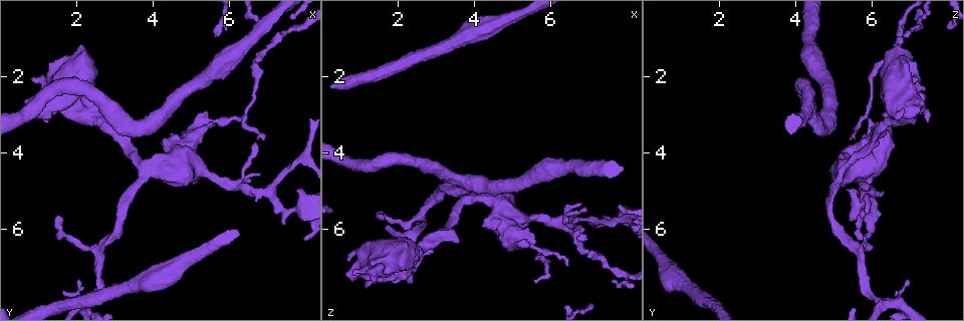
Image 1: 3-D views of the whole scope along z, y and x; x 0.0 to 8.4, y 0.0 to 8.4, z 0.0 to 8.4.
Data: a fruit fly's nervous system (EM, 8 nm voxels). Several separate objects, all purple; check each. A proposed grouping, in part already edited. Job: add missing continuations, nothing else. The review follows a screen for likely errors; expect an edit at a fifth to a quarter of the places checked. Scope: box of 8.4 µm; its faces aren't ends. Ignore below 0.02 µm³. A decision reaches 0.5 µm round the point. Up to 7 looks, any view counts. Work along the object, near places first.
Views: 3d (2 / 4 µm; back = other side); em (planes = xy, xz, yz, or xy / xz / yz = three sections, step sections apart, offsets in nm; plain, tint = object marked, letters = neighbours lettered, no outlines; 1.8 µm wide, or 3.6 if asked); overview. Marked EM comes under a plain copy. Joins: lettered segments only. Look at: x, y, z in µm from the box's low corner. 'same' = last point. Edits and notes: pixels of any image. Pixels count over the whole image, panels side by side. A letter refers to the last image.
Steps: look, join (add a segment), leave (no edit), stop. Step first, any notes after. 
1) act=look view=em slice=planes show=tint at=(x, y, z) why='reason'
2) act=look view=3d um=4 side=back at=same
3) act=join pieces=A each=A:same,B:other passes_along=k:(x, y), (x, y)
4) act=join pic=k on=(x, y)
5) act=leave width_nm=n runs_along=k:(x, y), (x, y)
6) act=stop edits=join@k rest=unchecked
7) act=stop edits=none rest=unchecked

act=look view=em slice=planes show=letters at=(1.20, 3.20, 7.50) why='an open end'

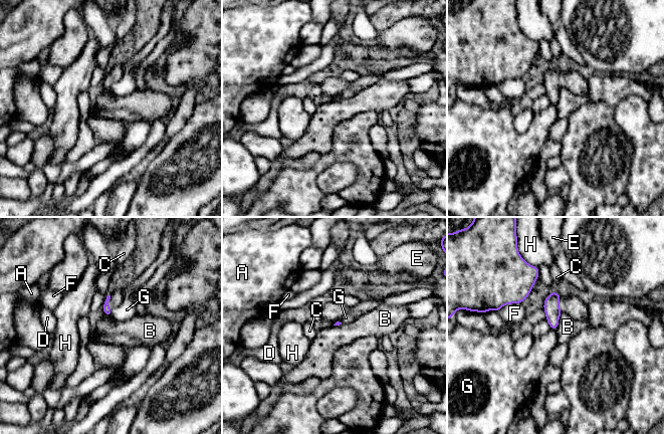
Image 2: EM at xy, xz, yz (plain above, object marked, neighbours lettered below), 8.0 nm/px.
act=leave longest_contact=F:200nm each=A:other,B:other,C:other,D:other,E:other,F:other,G:other,H:other found='no lettered segment goes on from it'

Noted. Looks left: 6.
act=look view=em slice=planes show=letters at=(3.65, 3.55, 6.30) why='branch stops here'

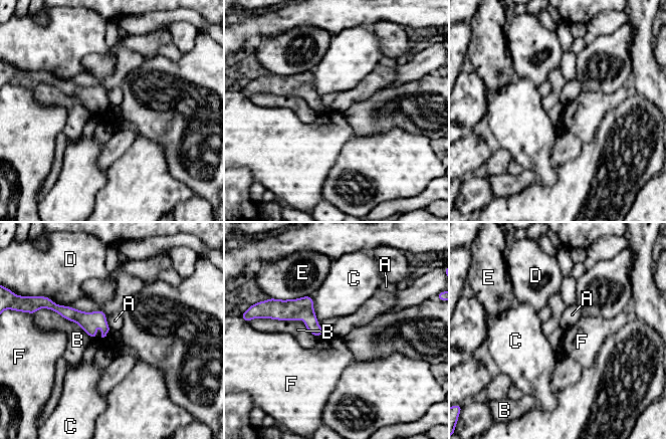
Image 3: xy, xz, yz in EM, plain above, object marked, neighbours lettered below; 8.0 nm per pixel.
act=leave each=A:other,B:other,C:other,D:other,E:other,F:other border=3:(104, 336), (100, 337) found='none of them fits'

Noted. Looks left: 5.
act=look view=3d um=2 at=(1.60, 5.65, 5.65) why='free end'

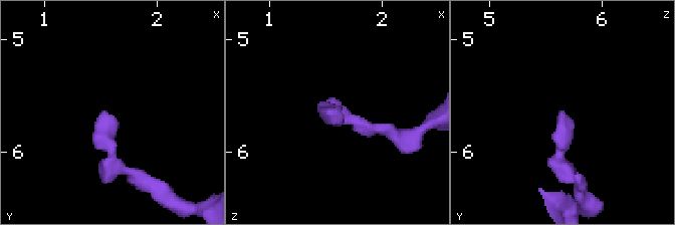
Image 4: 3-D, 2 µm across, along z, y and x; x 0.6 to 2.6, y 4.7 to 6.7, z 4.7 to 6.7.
act=look view=em slice=planes show=tint at=(1.54, 5.64, 5.64)

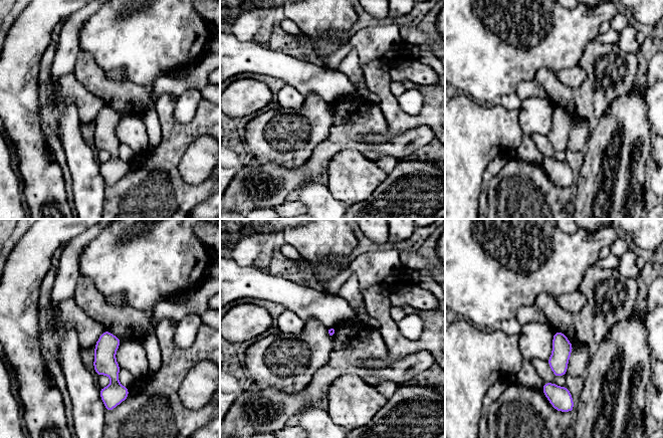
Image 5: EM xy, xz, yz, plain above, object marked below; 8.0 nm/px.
act=look view=em slice=planes show=letters at=same why='what lies round it'

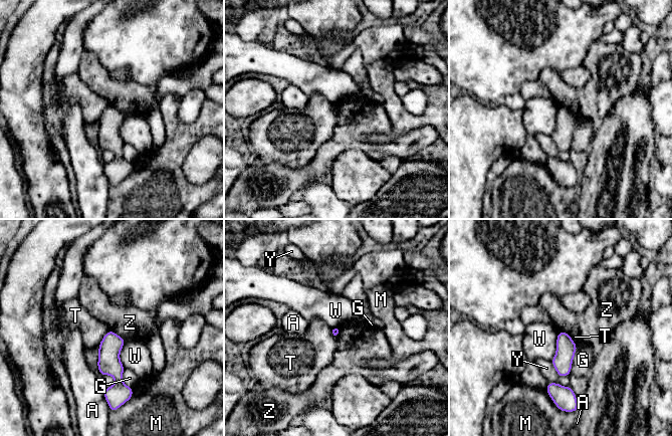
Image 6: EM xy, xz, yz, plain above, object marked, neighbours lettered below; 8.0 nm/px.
act=leave each=A:other,G:other,M:other,T:other,W:other,Y:other,Z:other border=6:(109, 330), (125, 340) found='none of them fits'

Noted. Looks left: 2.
act=stop edits=none rest=unchecked

